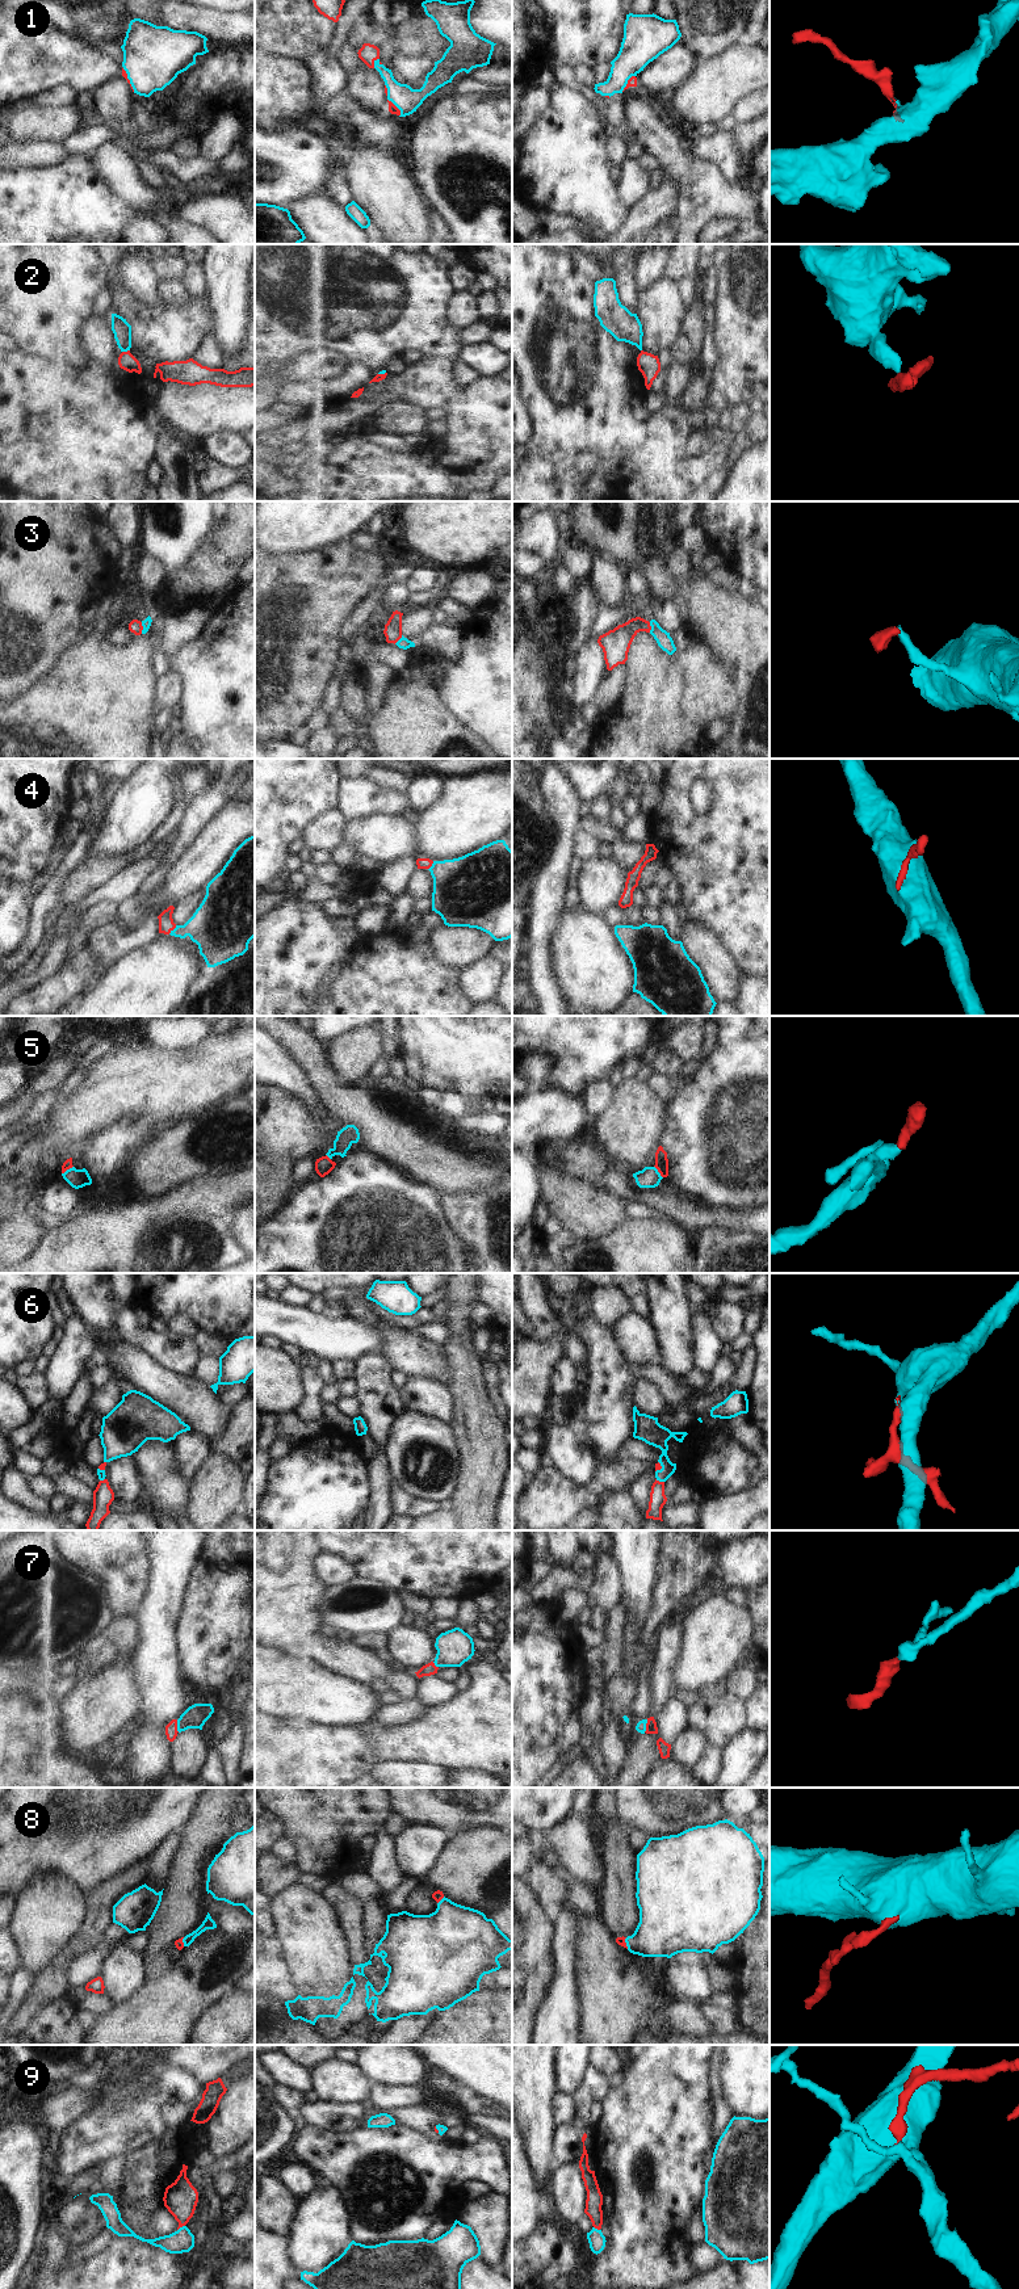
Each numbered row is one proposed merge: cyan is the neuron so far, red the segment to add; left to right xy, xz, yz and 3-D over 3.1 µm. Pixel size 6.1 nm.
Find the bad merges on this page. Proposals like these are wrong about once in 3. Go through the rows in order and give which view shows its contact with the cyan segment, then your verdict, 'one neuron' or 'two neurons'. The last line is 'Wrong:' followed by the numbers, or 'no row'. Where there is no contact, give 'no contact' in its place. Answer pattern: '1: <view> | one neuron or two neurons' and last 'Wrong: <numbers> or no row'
1: xz | one neuron
2: xy | two neurons
3: xy | two neurons
4: xy | one neuron
5: xy | one neuron
6: yz | one neuron
7: xy | one neuron
8: yz | one neuron
9: xy | one neuron
Wrong: 2, 3

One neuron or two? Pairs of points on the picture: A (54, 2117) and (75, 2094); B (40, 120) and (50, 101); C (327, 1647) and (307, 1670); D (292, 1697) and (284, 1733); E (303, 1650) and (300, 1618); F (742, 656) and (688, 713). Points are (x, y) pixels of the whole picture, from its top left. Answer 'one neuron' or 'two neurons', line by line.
A: one neuron
B: two neurons
C: two neurons
D: two neurons
E: two neurons
F: two neurons

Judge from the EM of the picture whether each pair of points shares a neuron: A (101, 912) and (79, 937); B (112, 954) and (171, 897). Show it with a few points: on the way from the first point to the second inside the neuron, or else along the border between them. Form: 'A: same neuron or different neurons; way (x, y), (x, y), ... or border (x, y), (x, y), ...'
A: same neuron; way (95, 919), (83, 931)
B: different neurons; border (156, 915), (151, 915), (137, 925), (124, 929)

